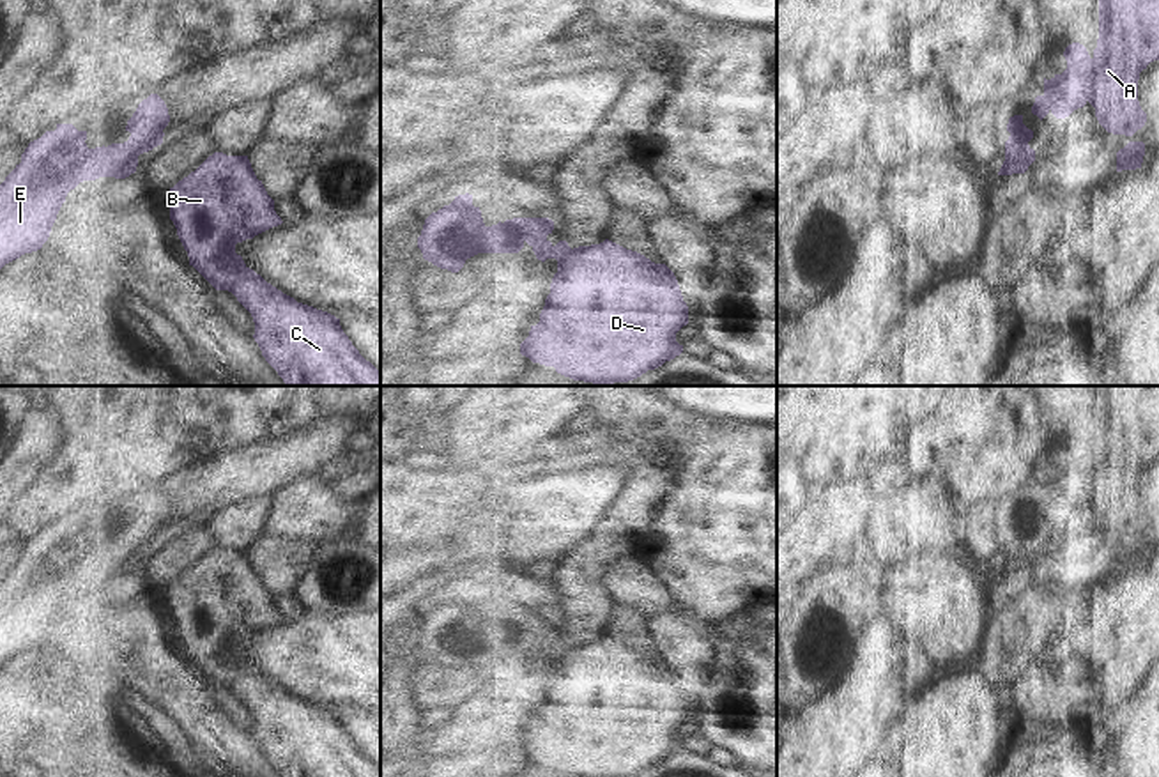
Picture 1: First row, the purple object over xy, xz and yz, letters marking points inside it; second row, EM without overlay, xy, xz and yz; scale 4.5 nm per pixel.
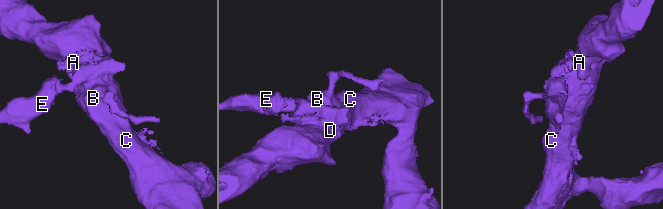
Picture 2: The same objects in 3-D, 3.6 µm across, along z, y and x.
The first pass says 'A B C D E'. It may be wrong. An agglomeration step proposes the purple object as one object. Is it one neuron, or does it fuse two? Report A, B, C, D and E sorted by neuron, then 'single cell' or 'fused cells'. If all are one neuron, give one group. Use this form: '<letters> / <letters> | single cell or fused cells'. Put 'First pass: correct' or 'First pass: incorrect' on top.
First pass: incorrect
A B C D / E | fused cells

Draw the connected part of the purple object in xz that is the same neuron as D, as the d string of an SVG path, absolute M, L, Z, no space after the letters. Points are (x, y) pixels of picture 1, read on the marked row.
M527 218L527 223L526 242L538 260L556 258L557 273L540 322L531 326L529 336L520 343L522 356L554 366L557 373L573 381L614 384L633 381L683 352L676 333L688 324L688 306L665 264L655 264L609 239L573 250L566 241L554 246L547 239L554 230L552 219Z

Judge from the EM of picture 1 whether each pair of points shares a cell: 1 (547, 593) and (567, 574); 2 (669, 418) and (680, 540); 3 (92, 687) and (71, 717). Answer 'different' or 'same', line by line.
1: different
2: same
3: same

